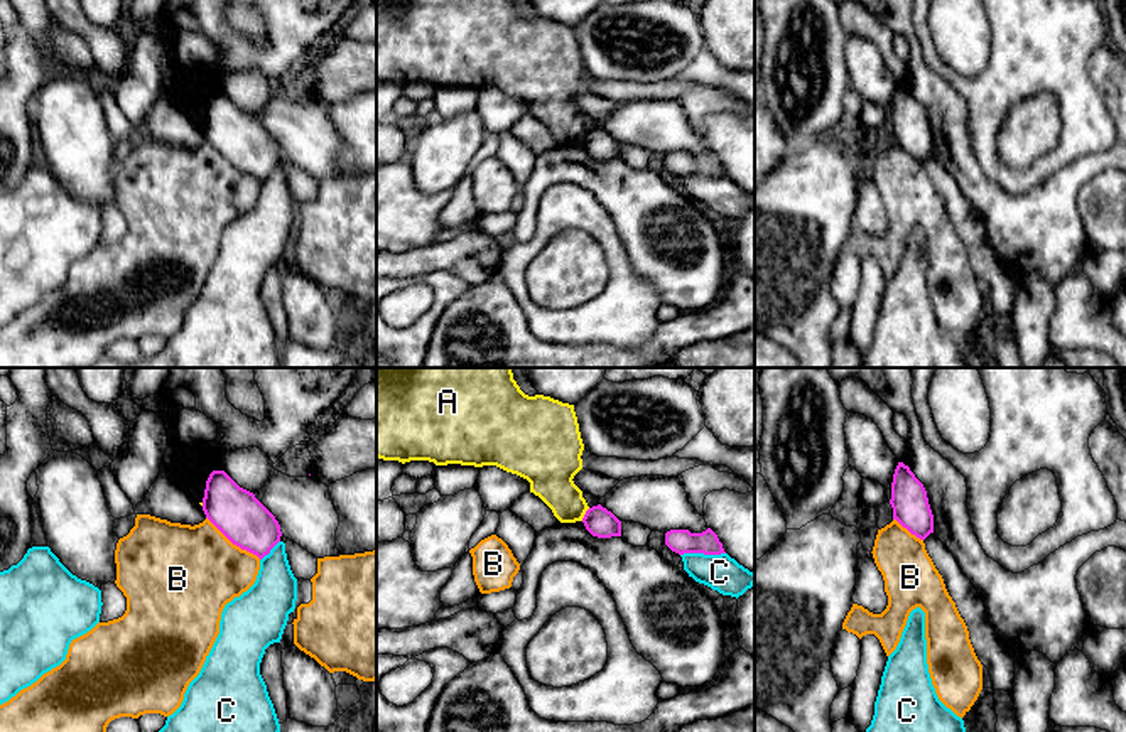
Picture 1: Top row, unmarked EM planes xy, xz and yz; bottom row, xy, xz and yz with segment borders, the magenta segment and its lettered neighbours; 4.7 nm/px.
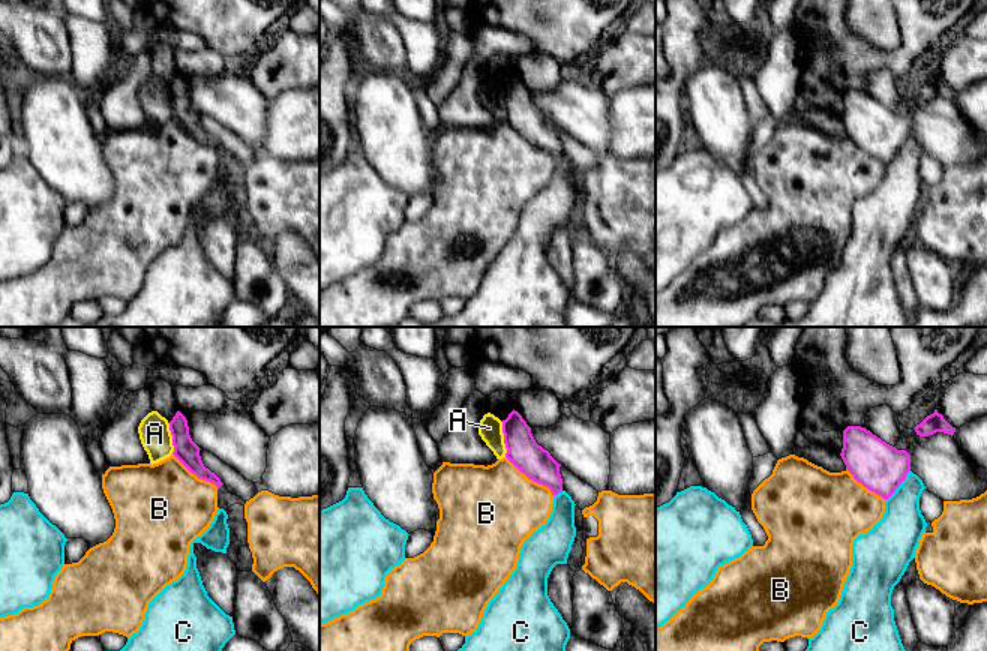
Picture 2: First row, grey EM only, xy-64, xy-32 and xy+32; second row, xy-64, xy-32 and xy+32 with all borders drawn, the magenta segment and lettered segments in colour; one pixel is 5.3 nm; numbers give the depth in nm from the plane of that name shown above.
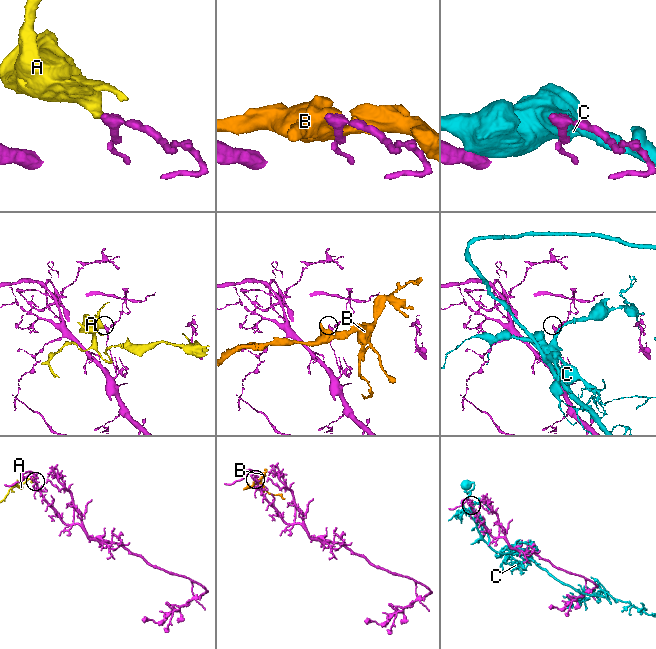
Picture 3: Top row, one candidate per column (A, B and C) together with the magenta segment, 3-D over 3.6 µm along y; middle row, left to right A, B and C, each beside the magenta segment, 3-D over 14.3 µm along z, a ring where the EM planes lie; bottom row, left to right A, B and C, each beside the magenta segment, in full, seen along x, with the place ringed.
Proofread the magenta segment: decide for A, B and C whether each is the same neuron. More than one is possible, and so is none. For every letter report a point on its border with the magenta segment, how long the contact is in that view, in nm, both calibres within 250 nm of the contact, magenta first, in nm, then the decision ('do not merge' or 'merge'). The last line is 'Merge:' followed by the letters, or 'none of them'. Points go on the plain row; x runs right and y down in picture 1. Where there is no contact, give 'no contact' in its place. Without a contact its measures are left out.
A: meets magenta in xz at (584, 137); contact 80 nm long; 140 nm thick on the magenta side, 220 nm on the other; do not merge
B: meets magenta in xy at (233, 166); contact 340 nm long; 240 nm thick on the magenta side, 440 nm on the other; do not merge
C: meets magenta in xz at (703, 174); contact 220 nm long; 120 nm thick on the magenta side, 170 nm on the other; do not merge
Merge: none of them

